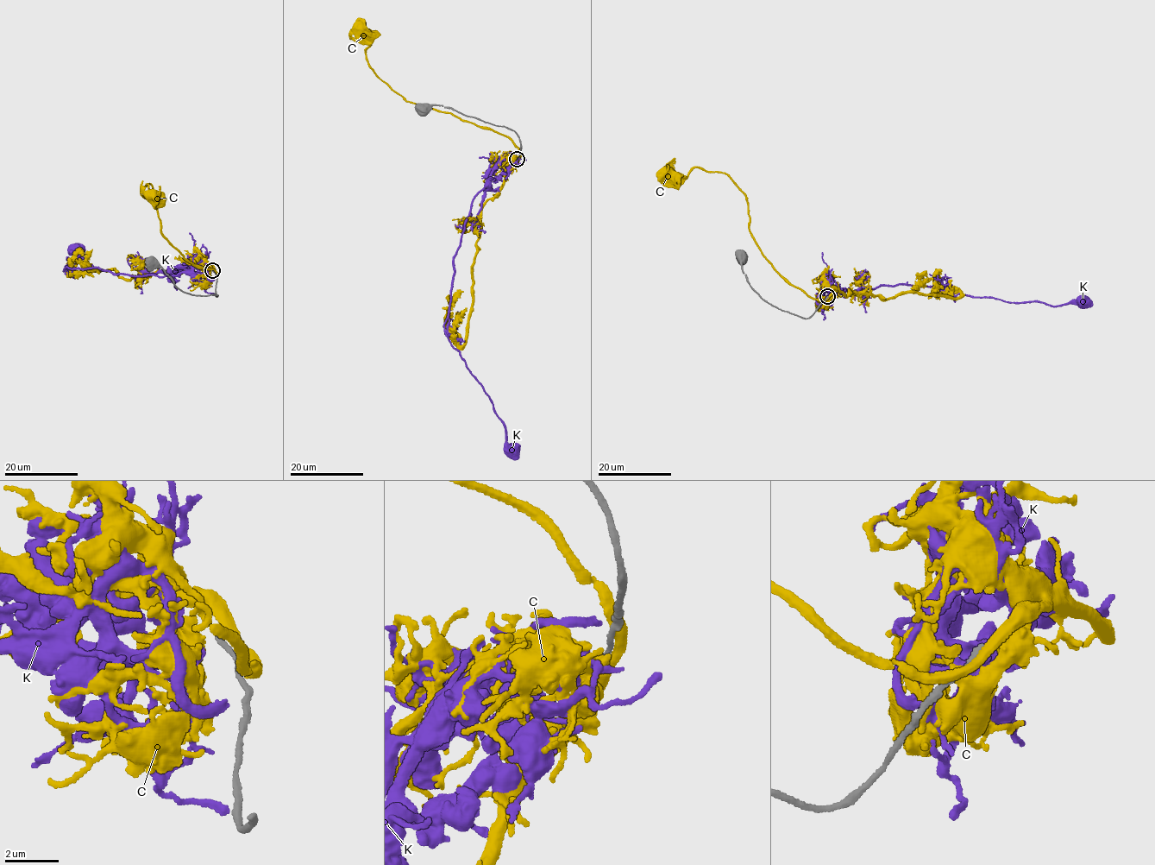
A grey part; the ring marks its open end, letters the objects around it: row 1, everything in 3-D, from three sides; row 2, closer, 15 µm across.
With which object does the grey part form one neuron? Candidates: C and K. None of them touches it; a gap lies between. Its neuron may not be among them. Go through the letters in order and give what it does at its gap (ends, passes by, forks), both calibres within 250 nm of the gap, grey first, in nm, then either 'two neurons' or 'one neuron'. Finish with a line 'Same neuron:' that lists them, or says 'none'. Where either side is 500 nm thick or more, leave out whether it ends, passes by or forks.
C: it passes by; 200 nm thick on the grey side, 380 nm on the other; two neurons
K: it ends there; 200 nm thick on the grey side, 240 nm on the other; two neurons
Same neuron: none

